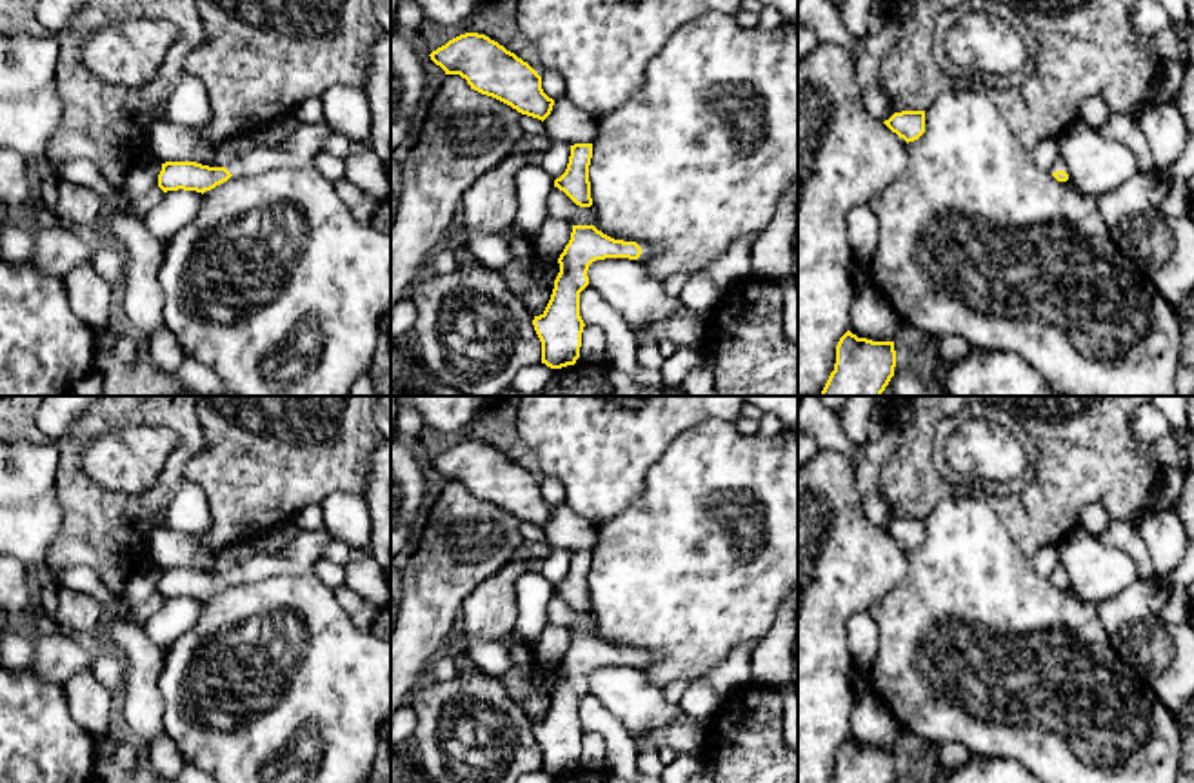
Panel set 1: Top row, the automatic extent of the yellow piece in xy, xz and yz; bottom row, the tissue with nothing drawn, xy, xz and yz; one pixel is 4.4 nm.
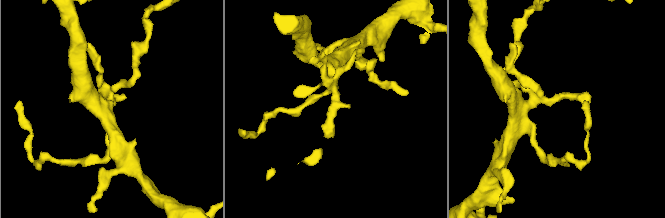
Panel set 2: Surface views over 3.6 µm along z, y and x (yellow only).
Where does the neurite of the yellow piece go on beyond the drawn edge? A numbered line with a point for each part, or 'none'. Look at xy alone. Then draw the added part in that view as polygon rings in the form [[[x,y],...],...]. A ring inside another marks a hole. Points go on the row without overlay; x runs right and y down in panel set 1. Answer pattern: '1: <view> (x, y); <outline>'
1: xy (306, 549); [[[323,527],[298,530],[296,538],[282,552],[256,552],[245,563],[233,567],[227,578],[236,583],[251,583],[269,576],[309,574],[331,540],[333,536]]]

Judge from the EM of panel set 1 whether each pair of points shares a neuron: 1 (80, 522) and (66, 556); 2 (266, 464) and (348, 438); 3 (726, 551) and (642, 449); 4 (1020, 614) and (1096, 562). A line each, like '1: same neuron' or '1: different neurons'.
1: same neuron
2: same neuron
3: different neurons
4: different neurons

